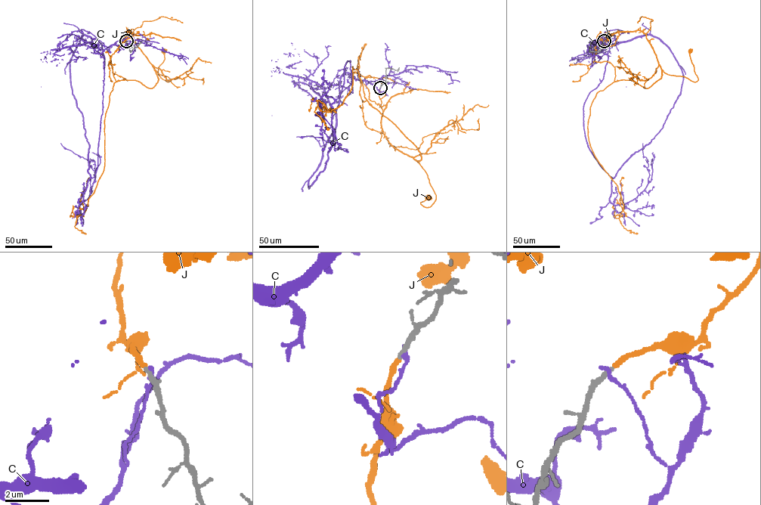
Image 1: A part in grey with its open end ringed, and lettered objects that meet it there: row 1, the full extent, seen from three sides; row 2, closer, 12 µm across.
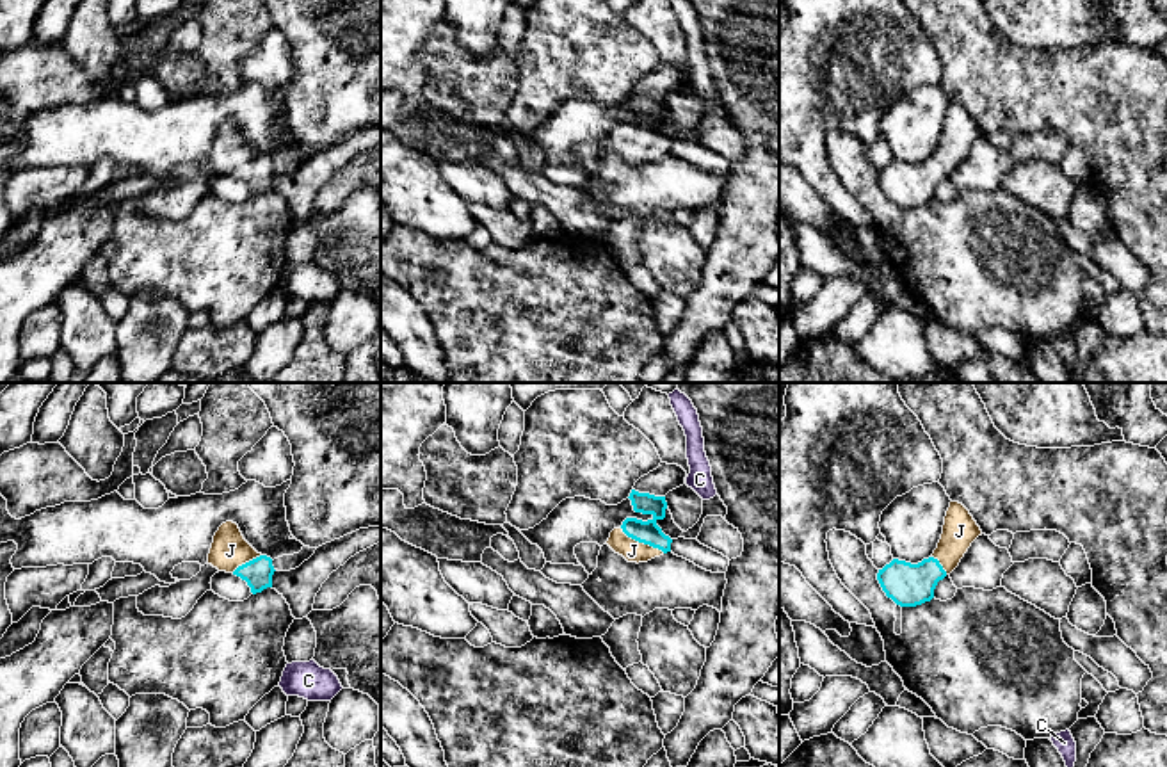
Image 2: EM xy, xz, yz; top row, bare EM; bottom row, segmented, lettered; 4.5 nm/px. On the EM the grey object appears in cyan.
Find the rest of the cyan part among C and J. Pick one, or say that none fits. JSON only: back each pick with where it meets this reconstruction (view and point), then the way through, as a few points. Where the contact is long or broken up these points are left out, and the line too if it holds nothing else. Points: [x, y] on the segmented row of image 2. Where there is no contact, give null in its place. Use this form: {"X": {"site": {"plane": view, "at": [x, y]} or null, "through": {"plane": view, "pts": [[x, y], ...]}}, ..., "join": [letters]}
{"J": {"site": {"plane": "xz", "at": [643, 541]}, "through": {"plane": "xz", "pts": [[648, 532], [643, 541], [632, 550]]}}, "join": ["J"]}

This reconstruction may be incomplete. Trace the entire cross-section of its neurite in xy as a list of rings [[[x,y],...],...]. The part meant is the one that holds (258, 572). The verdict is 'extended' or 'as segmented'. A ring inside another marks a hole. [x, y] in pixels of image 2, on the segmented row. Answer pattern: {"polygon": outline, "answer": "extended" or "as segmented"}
{"polygon": [[[226,521],[213,536],[208,564],[219,571],[233,573],[247,582],[251,593],[272,587],[272,559],[258,553],[233,521]]], "answer": "extended"}

